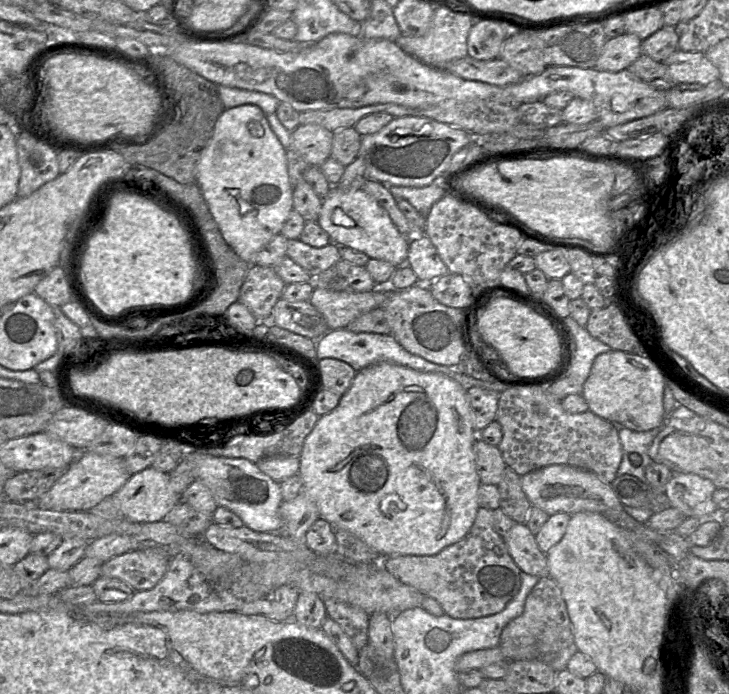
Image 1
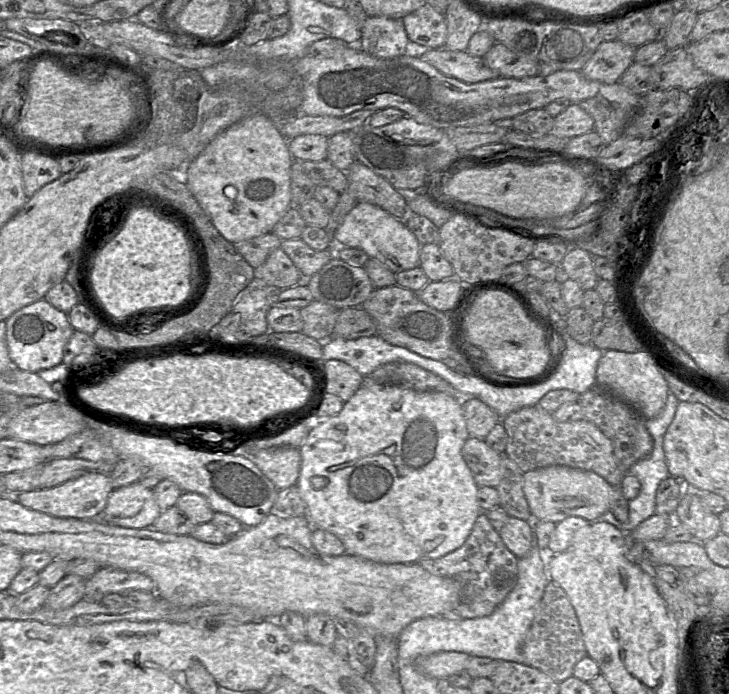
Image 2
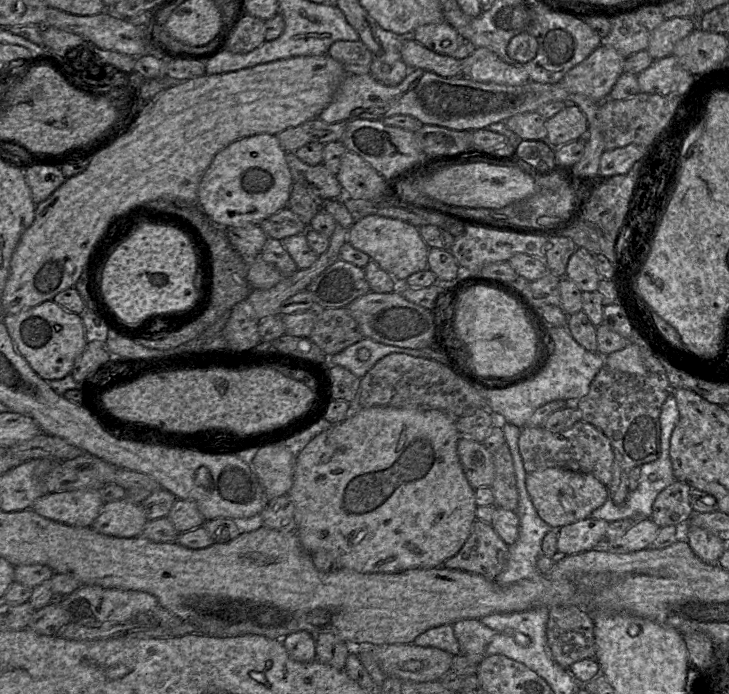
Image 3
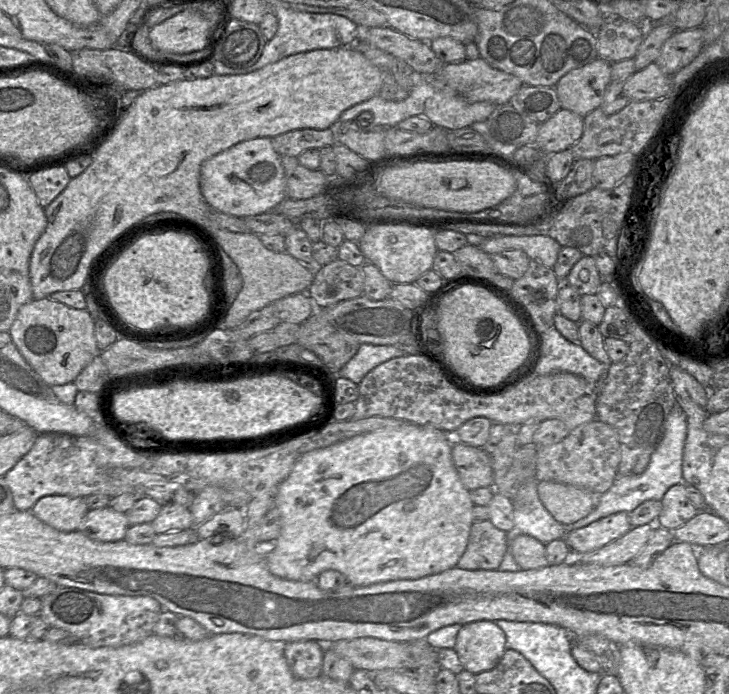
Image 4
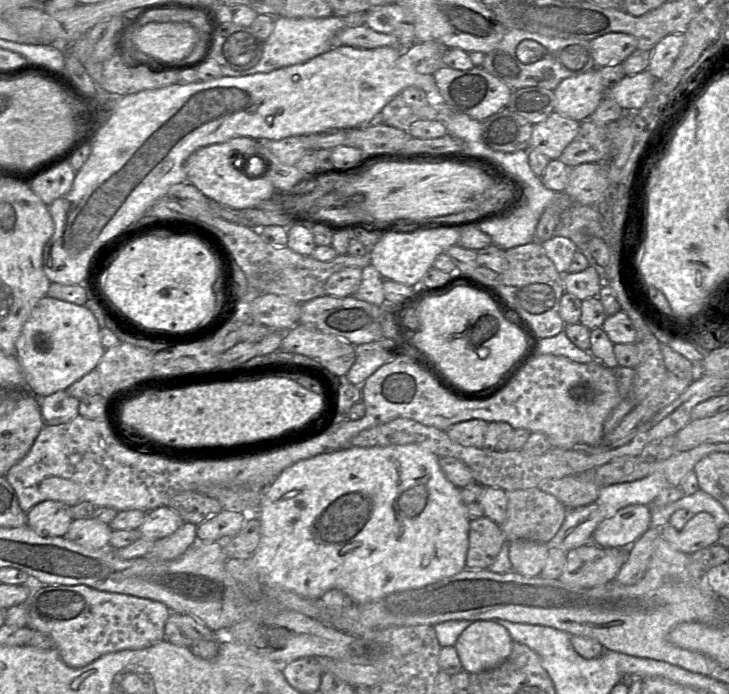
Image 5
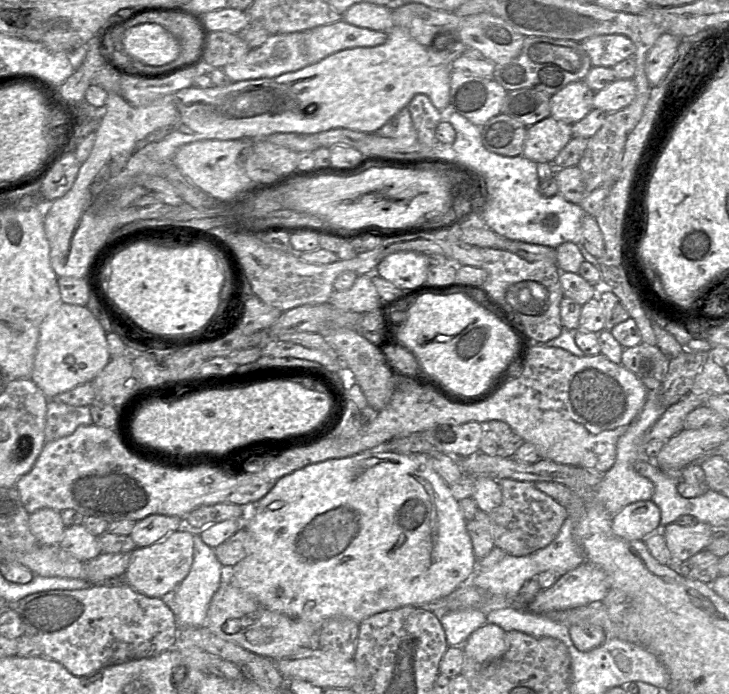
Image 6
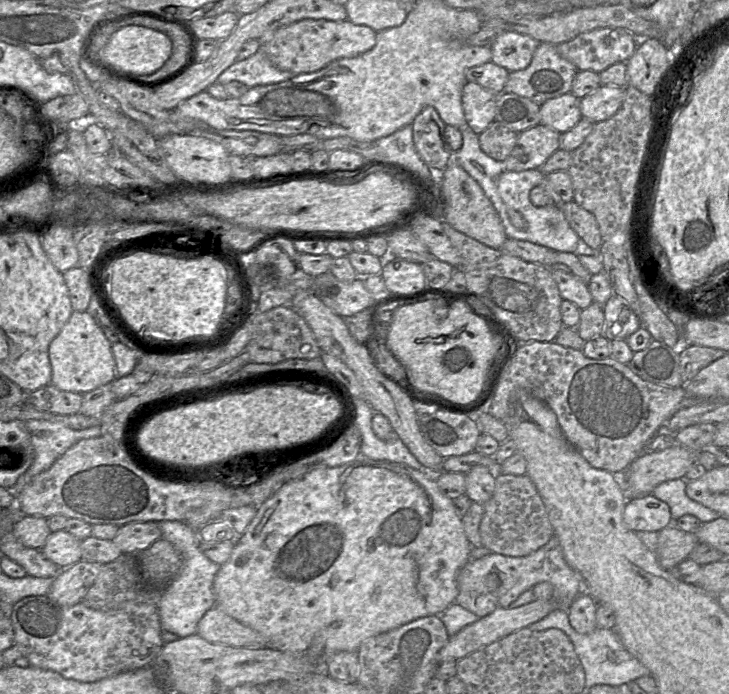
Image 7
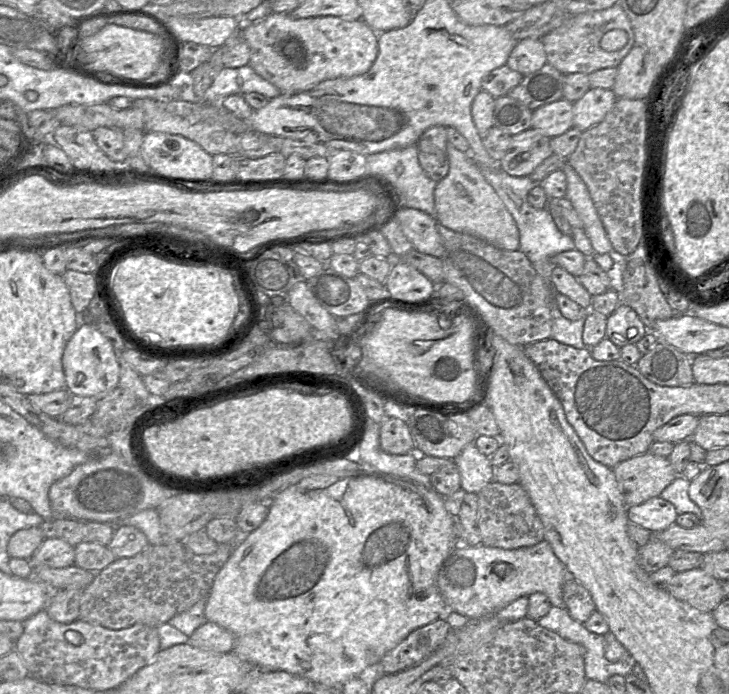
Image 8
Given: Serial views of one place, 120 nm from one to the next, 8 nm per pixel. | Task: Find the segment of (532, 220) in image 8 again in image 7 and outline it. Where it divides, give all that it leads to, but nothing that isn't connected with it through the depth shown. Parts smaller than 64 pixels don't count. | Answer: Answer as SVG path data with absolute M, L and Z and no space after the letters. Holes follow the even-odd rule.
M467 124L460 126L463 137L462 147L454 153L454 162L474 178L481 186L486 196L492 202L508 238L527 240L555 251L570 252L579 255L593 256L598 254L587 245L568 223L563 211L554 206L546 205L537 207L530 200L530 191L539 185L545 178L540 168L523 171L508 171L503 166L503 161L489 157L480 147L479 135Z

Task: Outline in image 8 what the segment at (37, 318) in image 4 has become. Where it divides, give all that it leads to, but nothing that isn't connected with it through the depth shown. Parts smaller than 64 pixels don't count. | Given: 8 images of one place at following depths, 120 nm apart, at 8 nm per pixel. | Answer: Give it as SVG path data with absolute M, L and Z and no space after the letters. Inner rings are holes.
M79 323L65 346L62 364L66 389L72 395L99 397L109 393L119 384L119 353L110 340L90 324Z

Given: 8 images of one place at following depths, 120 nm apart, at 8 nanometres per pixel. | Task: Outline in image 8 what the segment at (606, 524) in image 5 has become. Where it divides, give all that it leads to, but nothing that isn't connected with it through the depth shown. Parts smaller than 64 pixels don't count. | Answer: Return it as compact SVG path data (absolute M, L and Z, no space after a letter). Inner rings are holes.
M659 496L627 508L628 520L652 533L665 530L676 523L677 516L675 506Z

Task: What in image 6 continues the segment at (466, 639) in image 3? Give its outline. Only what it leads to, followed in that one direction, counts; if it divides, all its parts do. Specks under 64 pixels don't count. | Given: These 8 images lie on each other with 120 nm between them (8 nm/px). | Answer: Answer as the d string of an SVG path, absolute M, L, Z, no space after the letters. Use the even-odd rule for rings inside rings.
M486 622L463 643L464 655L478 663L490 663L506 652L506 632L498 625Z

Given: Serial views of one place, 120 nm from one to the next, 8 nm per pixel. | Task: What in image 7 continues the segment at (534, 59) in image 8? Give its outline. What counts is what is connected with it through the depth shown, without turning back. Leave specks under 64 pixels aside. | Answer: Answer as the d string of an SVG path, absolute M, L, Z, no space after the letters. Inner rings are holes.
M506 31L491 44L491 61L509 72L526 68L539 42L529 35Z

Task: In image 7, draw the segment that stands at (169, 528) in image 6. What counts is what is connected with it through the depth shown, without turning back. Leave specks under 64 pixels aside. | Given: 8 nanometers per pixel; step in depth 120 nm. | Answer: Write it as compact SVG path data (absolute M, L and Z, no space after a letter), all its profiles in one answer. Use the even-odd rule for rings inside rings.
M155 521L131 522L120 526L112 540L124 554L136 554L162 538L159 523Z

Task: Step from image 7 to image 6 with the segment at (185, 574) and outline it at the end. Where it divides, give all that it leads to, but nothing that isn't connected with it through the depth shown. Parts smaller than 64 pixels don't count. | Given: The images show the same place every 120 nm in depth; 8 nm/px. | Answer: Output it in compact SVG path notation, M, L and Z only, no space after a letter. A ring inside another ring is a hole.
M193 531L193 534L194 534L194 537L193 537L193 540L194 540L194 558L193 558L193 563L192 563L191 569L190 569L189 573L188 573L188 575L184 578L184 580L177 586L177 588L172 593L168 594L167 598L161 598L161 599L167 599L168 606L172 609L172 611L175 614L178 628L182 628L182 627L200 627L200 626L205 626L206 625L207 611L208 611L209 604L210 604L214 594L216 593L216 591L220 587L221 582L223 581L223 579L225 577L225 567L219 562L218 558L216 557L216 555L214 553L214 549L211 548L210 546L208 546L201 539L198 531Z

